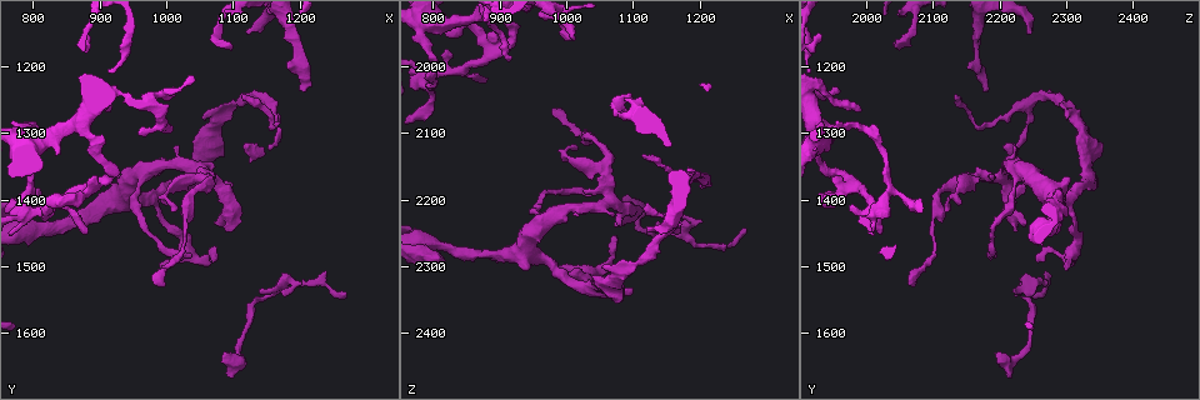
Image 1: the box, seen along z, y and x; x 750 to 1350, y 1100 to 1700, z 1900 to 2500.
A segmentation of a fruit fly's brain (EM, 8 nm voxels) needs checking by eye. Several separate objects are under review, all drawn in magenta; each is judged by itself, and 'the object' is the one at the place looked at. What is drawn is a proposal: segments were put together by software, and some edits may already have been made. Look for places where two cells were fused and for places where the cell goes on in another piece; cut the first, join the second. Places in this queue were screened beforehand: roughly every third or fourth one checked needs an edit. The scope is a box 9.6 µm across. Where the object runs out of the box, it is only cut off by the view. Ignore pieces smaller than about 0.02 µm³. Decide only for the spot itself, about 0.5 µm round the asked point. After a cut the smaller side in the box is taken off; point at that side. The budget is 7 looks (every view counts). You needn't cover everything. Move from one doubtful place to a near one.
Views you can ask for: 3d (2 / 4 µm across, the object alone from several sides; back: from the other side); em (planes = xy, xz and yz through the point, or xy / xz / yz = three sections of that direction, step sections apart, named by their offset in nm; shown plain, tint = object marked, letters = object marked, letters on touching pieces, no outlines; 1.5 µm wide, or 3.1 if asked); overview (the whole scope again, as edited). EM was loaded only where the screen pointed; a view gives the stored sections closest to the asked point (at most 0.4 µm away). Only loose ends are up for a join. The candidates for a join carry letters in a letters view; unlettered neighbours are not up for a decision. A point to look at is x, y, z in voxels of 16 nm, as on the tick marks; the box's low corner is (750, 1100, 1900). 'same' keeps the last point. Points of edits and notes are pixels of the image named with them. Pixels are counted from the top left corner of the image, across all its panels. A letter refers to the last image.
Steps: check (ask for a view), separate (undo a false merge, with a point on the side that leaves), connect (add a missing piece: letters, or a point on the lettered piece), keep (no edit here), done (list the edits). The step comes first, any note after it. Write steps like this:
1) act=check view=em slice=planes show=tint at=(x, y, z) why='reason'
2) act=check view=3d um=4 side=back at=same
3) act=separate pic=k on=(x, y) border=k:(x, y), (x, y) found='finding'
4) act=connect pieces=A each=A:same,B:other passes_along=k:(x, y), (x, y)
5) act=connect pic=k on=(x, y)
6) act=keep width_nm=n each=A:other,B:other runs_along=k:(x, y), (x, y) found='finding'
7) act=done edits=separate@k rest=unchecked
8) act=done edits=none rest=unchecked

act=check view=em slice=xz step=8 show=letters at=(1015, 1315, 2220) why='an open end'

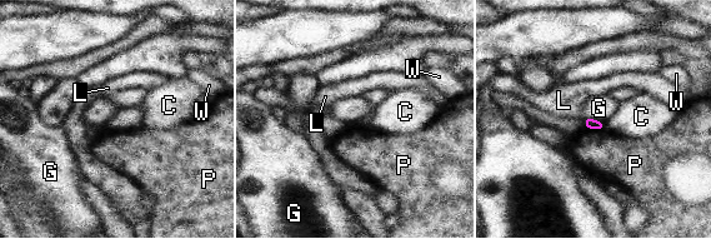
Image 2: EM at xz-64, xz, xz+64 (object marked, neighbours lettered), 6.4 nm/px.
act=check view=em slice=planes show=letters at=same

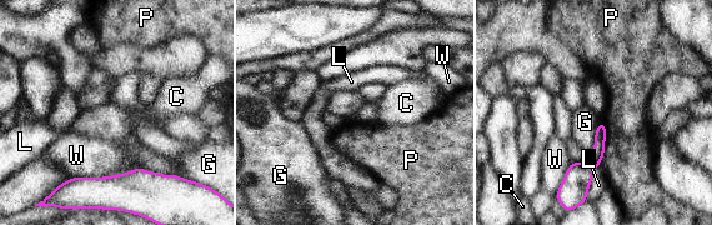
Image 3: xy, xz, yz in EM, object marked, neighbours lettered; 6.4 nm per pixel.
act=keep each=C:other,G:other,L:other,P:other,W:other border=3:(601, 120), (588, 155) found='no lettered piece goes on from it'

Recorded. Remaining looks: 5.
act=check view=em slice=planes show=letters at=(1200, 1240, 2180) why='branch stops here'

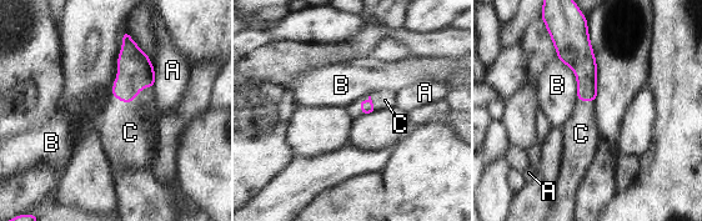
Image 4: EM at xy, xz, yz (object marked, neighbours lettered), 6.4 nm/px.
act=connect pieces=C each=A:other,B:other,C:same passes_along=4:(135, 71), (133, 101), (130, 132) found='it goes on there'

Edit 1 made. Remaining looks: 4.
act=check view=overview

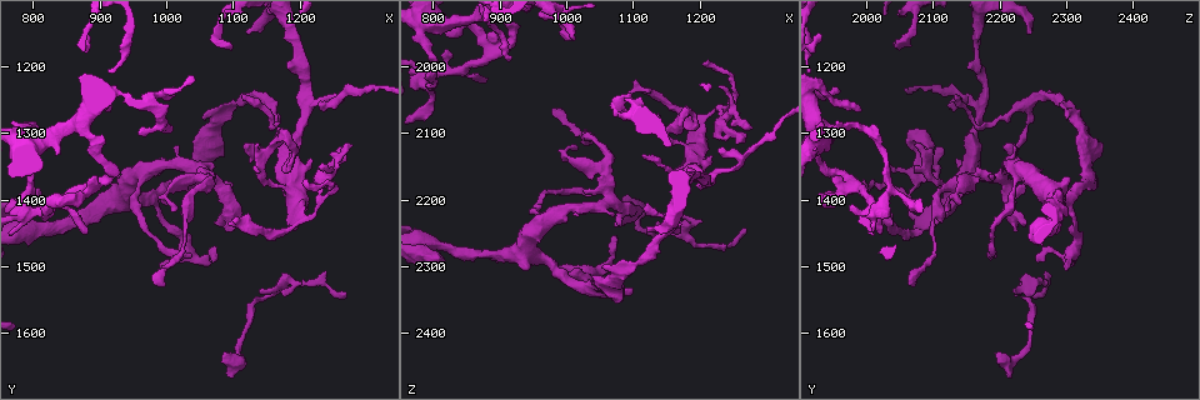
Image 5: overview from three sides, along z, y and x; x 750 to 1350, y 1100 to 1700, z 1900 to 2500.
act=check view=3d um=2 at=(1275, 1315, 2090) why='tapers out'

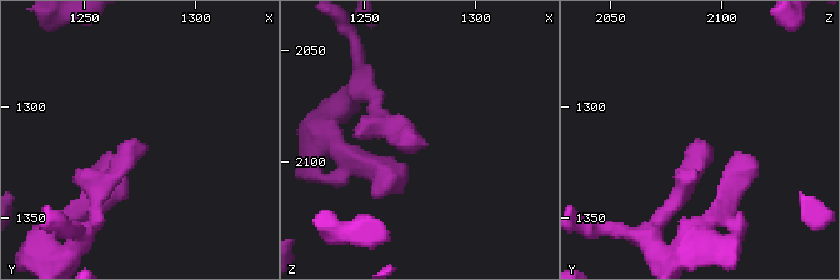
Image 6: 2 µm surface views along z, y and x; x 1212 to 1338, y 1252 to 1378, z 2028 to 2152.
act=check view=em slice=yz step=4 show=tint at=(1272, 1314, 2087) why='need the tissue'

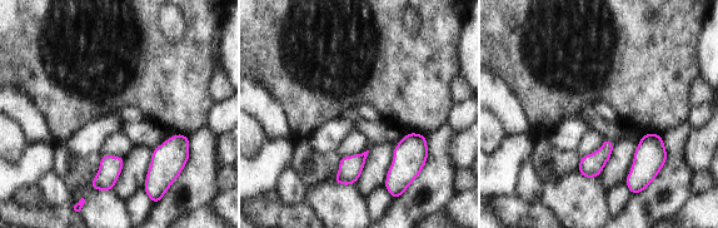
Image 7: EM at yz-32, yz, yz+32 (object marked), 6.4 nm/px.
act=check view=em slice=planes show=letters at=same why='another direction'

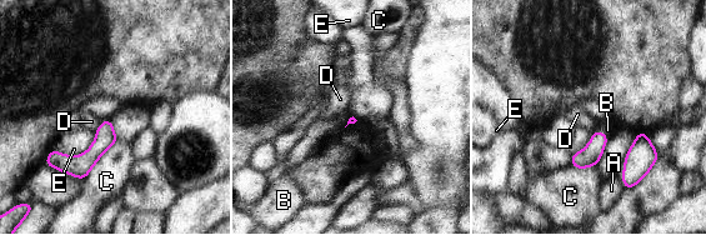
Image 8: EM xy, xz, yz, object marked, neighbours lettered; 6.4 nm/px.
act=keep each=A:other,B:other,C:other,D:other,E:other runs_along=8:(108, 123), (84, 161), (50, 158) found='no lettered piece goes on from it'

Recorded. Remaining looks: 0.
act=done edits=connect@4 rest=unchecked

